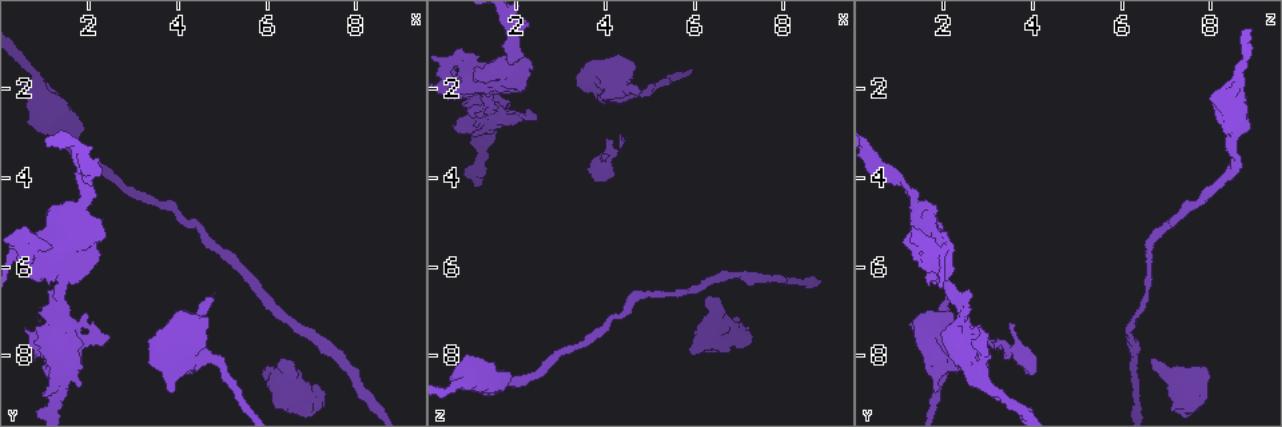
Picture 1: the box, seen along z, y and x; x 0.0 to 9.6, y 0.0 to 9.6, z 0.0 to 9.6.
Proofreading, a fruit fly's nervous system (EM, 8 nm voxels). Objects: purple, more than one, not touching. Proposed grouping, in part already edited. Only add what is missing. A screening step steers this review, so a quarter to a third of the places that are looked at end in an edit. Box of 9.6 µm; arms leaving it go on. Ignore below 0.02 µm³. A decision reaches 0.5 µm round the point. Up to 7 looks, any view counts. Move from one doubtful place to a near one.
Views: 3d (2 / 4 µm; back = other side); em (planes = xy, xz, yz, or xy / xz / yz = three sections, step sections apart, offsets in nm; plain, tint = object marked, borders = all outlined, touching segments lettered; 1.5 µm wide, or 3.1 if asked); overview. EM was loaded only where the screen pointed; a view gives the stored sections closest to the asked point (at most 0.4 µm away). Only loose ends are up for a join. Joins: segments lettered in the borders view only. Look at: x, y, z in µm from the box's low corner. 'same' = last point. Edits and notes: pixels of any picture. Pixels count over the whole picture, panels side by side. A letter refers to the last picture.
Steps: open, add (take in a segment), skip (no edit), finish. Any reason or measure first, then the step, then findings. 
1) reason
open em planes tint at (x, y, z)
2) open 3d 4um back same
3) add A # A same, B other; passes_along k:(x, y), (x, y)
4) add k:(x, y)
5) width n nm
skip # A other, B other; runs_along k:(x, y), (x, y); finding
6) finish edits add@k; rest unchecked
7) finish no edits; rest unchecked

stops while still wide
open 3d 4um at (6.40, 8.05, 6.65)

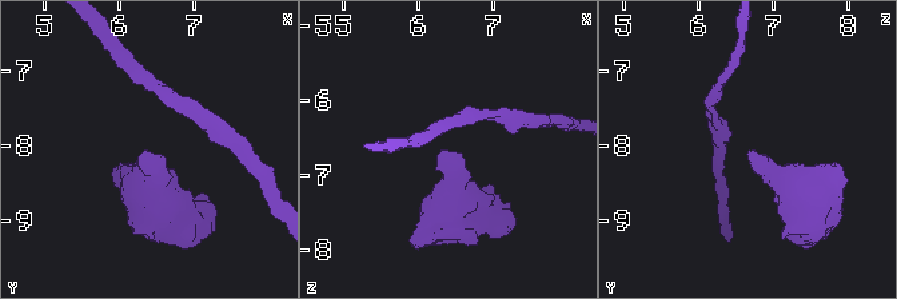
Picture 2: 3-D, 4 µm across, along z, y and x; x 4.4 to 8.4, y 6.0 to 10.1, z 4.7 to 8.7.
shape alone is not enough
open em planes borders at (6.35, 8.10, 6.70)

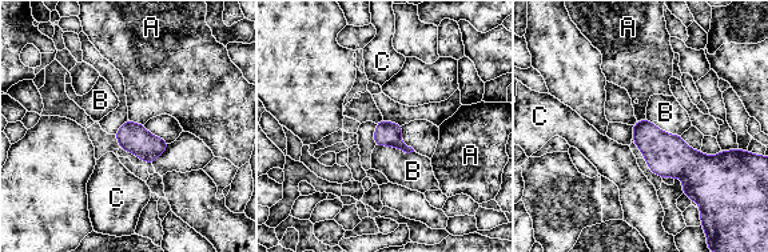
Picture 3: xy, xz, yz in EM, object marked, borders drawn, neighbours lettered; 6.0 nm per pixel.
skip # A other, B other, C other; border 3:(128, 119), (143, 126); none of them fits

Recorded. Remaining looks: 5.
thick end
open 3d 2um at (3.90, 8.75, 1.75)

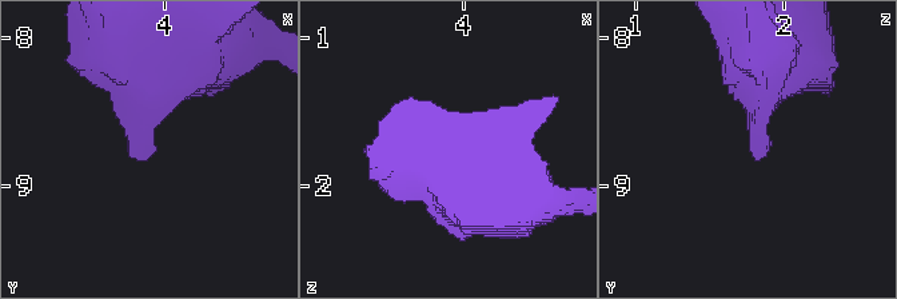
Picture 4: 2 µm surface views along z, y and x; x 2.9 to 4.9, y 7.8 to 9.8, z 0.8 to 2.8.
open em yz step 4 tint at (3.86, 8.82, 1.80)

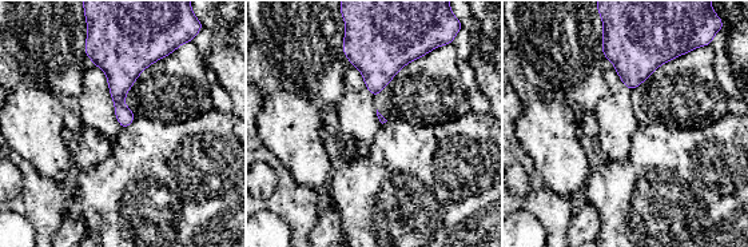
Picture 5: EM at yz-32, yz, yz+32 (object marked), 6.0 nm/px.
cut it another way
open em planes borders same

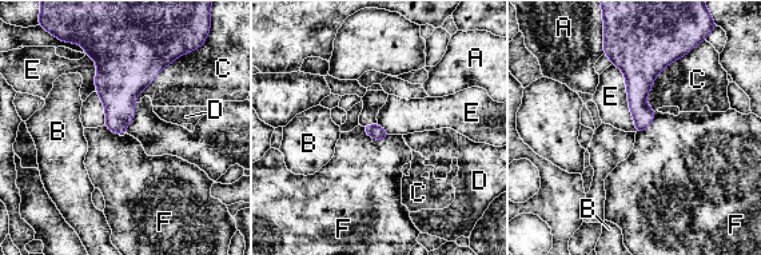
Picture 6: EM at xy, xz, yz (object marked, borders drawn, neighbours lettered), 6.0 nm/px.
longest_contact E 440 nm
skip # A other, B other, C other, D other, E other, F other; border 6:(362, 127), (375, 139), (389, 135); no lettered segment goes on from it

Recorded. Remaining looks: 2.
finish no edits; rest unchecked

